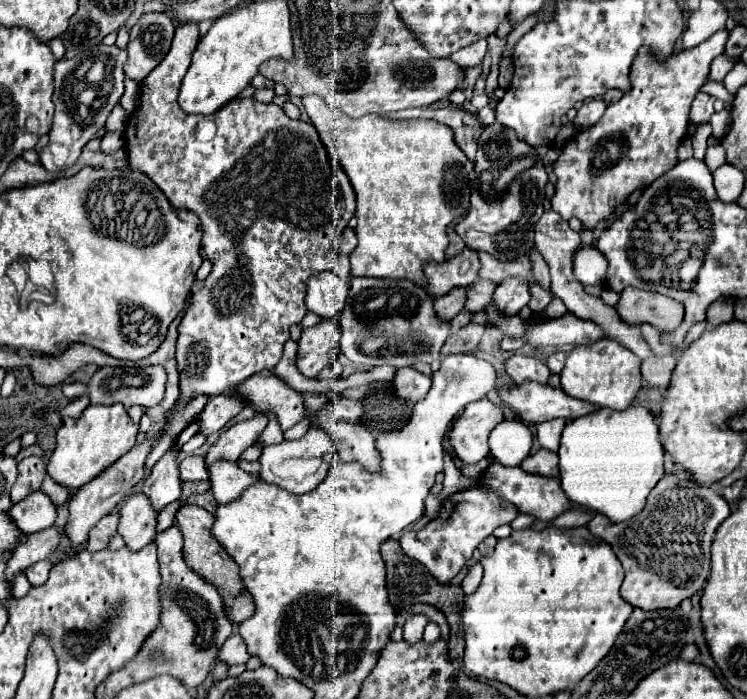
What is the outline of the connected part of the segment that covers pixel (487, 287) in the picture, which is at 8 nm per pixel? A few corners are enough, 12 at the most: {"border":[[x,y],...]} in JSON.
{"border":[[473,282],[465,308],[481,312],[493,300],[497,284]]}

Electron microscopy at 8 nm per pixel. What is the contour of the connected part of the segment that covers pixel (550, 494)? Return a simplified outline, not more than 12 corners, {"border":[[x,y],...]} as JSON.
{"border":[[499,462],[479,486],[543,522],[571,506],[559,478]]}

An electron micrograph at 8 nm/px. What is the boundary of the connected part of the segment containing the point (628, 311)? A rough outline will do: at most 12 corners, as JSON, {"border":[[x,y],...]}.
{"border":[[625,288],[615,308],[629,324],[675,330],[679,302]]}

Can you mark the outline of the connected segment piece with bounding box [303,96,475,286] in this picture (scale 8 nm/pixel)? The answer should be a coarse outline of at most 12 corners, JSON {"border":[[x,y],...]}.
{"border":[[303,106],[357,194],[351,276],[445,260],[475,166],[433,120]]}

